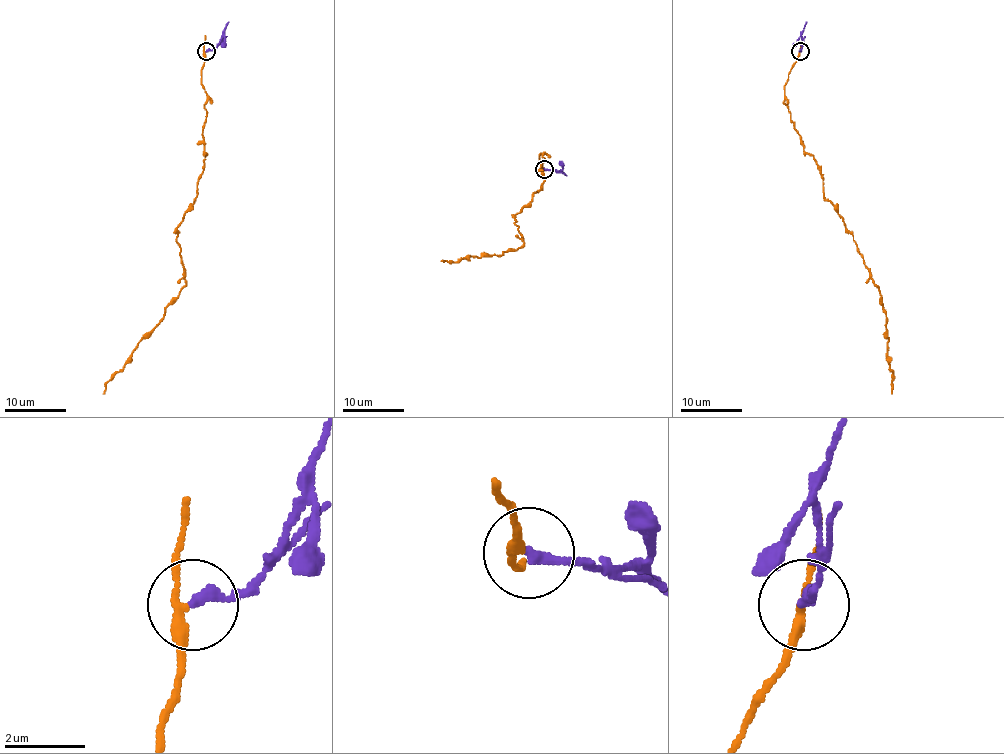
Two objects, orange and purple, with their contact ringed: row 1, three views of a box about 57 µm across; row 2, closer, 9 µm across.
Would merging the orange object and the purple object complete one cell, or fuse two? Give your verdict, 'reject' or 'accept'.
reject

